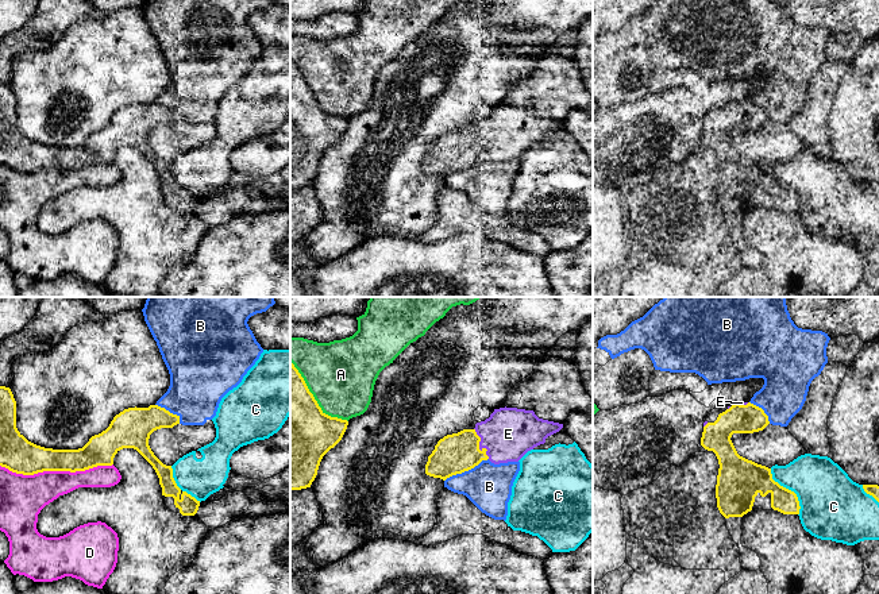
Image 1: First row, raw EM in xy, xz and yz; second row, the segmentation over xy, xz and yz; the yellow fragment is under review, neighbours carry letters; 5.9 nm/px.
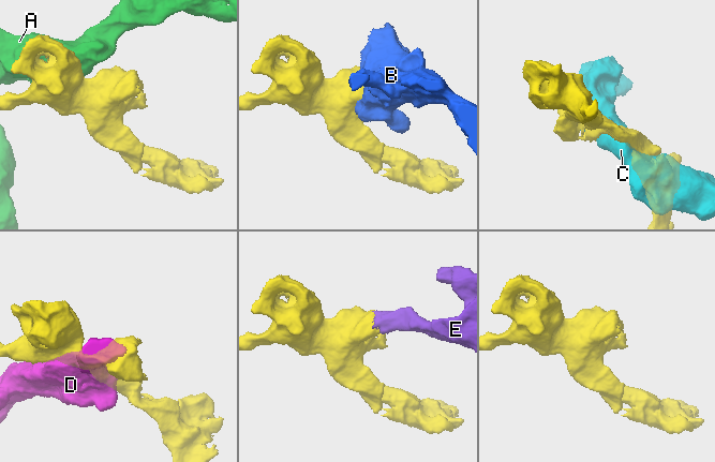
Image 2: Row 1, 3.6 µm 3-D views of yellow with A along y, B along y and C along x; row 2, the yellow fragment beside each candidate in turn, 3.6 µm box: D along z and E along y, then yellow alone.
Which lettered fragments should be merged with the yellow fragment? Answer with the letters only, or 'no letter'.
E

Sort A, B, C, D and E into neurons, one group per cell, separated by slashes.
A / B / C / D / E

